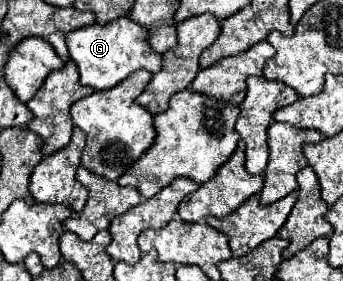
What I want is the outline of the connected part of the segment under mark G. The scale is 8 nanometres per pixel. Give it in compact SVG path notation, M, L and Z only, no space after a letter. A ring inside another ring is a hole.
M120 17L106 25L94 23L76 29L66 35L66 43L70 59L78 65L80 83L90 85L94 89L110 89L138 69L156 73L162 67L162 55L152 51L152 47L148 45L148 37L150 33L142 25L134 23L130 17Z

